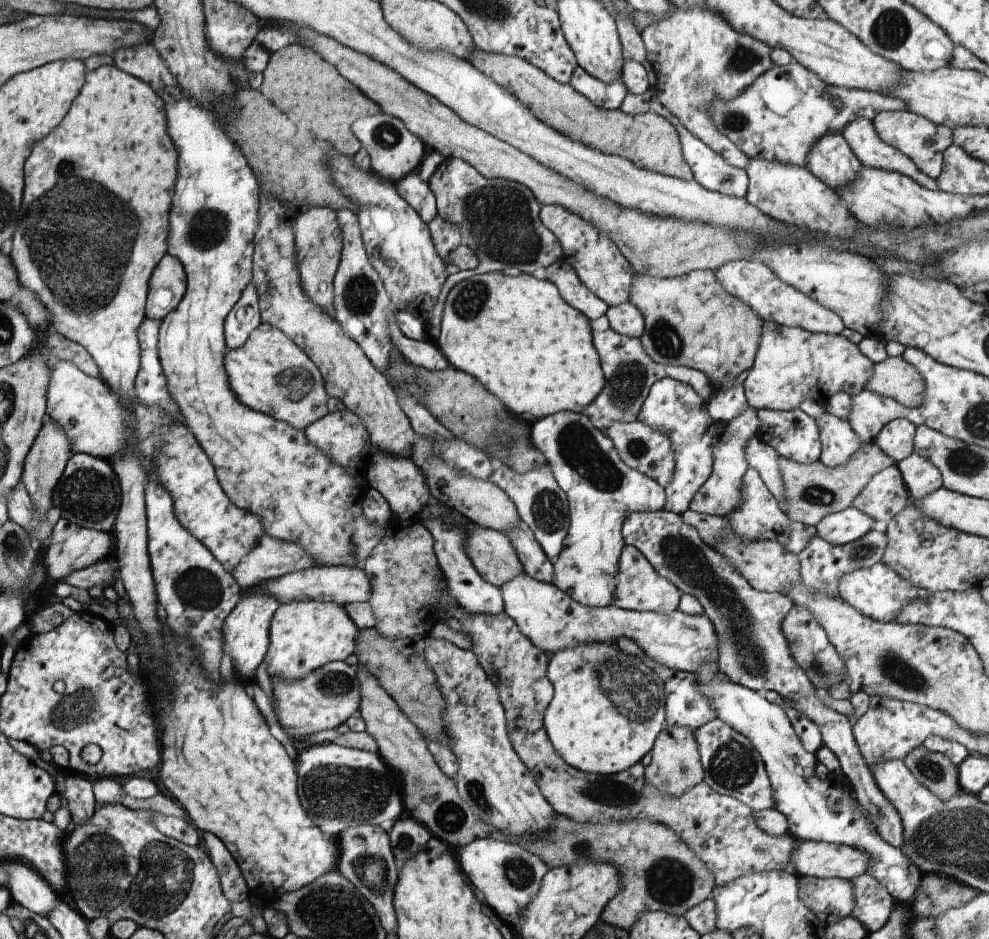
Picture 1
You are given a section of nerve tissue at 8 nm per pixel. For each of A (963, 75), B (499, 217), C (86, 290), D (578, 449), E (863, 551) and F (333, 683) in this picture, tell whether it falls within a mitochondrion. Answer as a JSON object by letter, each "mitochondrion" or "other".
{"A":"other","B":"mitochondrion","C":"mitochondrion","D":"mitochondrion","E":"mitochondrion","F":"mitochondrion"}

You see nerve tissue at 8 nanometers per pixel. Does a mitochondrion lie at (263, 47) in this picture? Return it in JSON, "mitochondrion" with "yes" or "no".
{"mitochondrion":"no"}

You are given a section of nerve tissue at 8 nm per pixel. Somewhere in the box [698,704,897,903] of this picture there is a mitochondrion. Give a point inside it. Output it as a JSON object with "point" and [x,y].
{"point":[733,766]}

